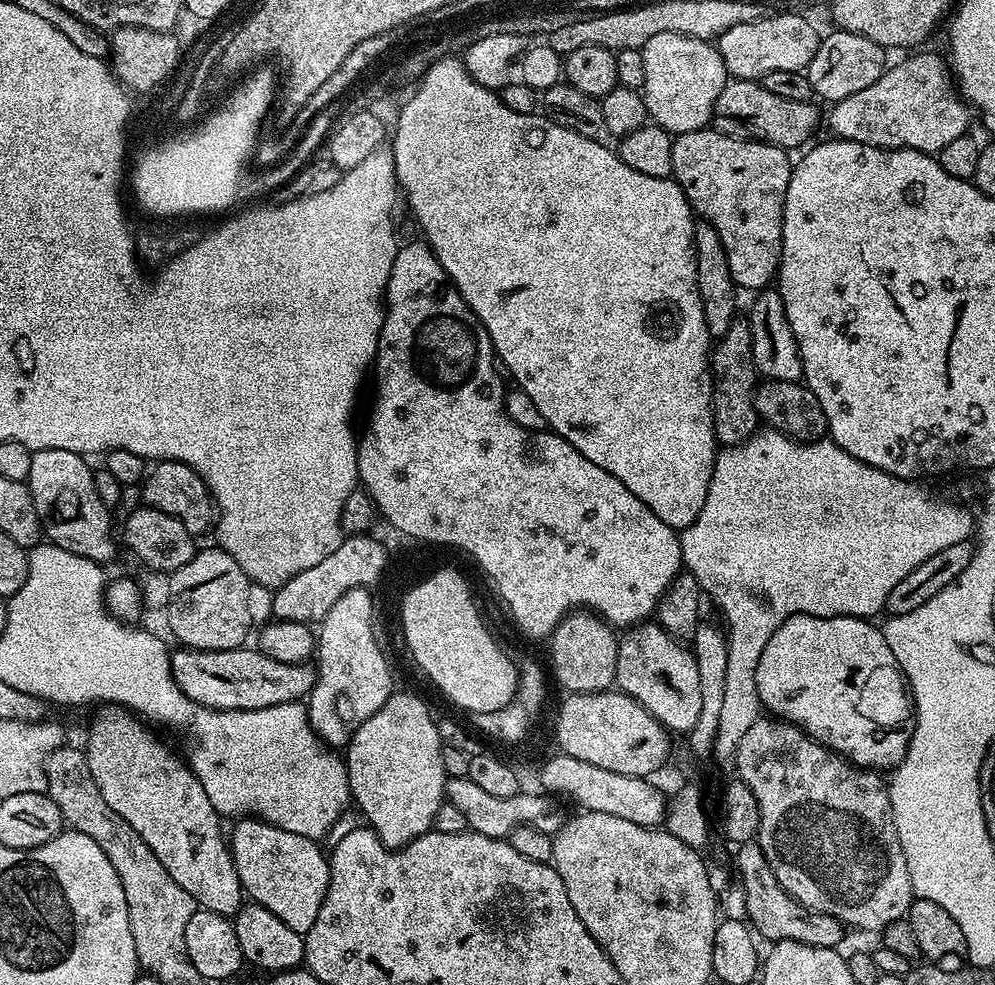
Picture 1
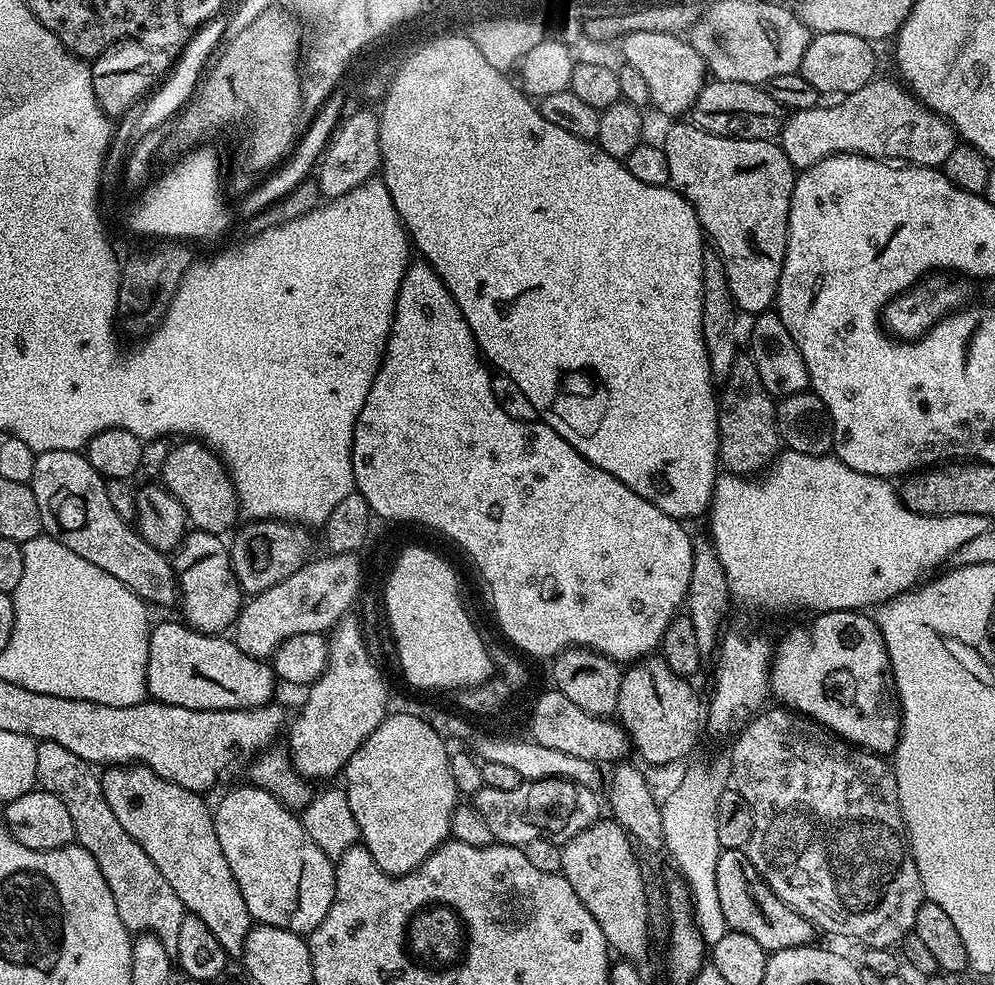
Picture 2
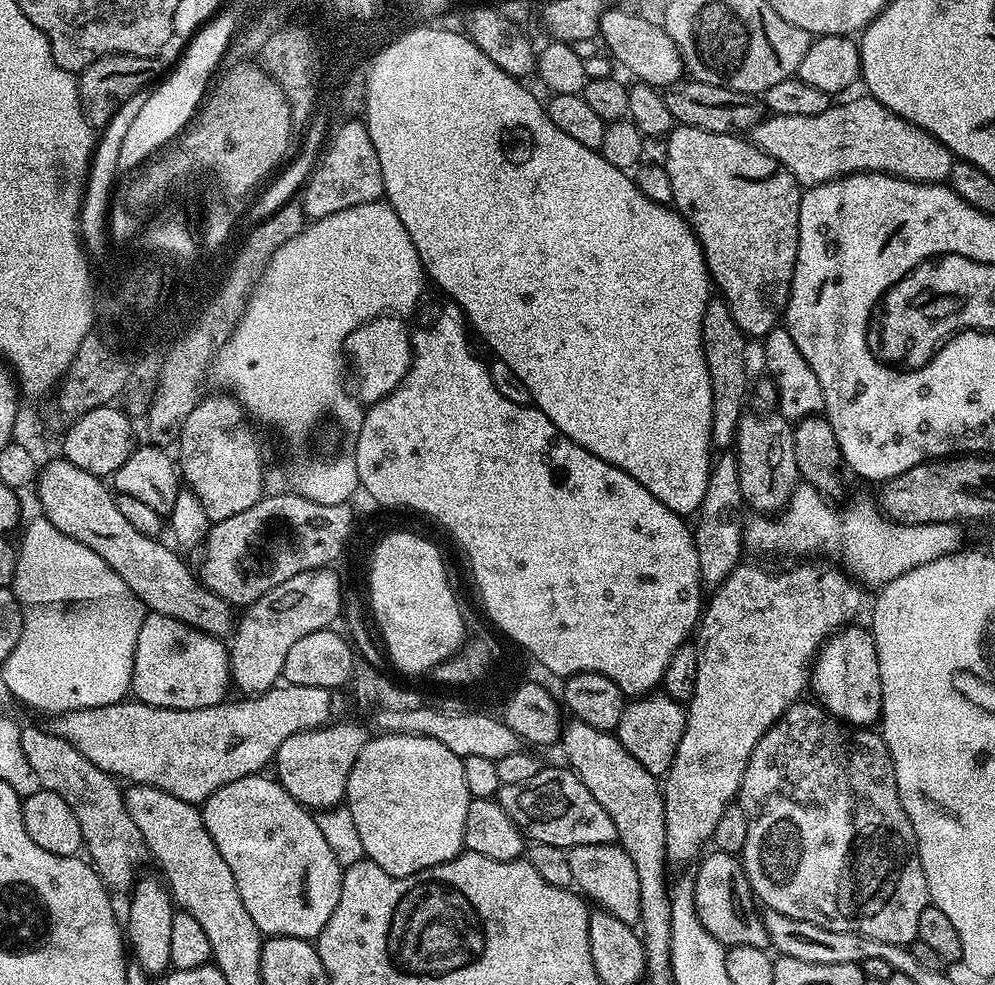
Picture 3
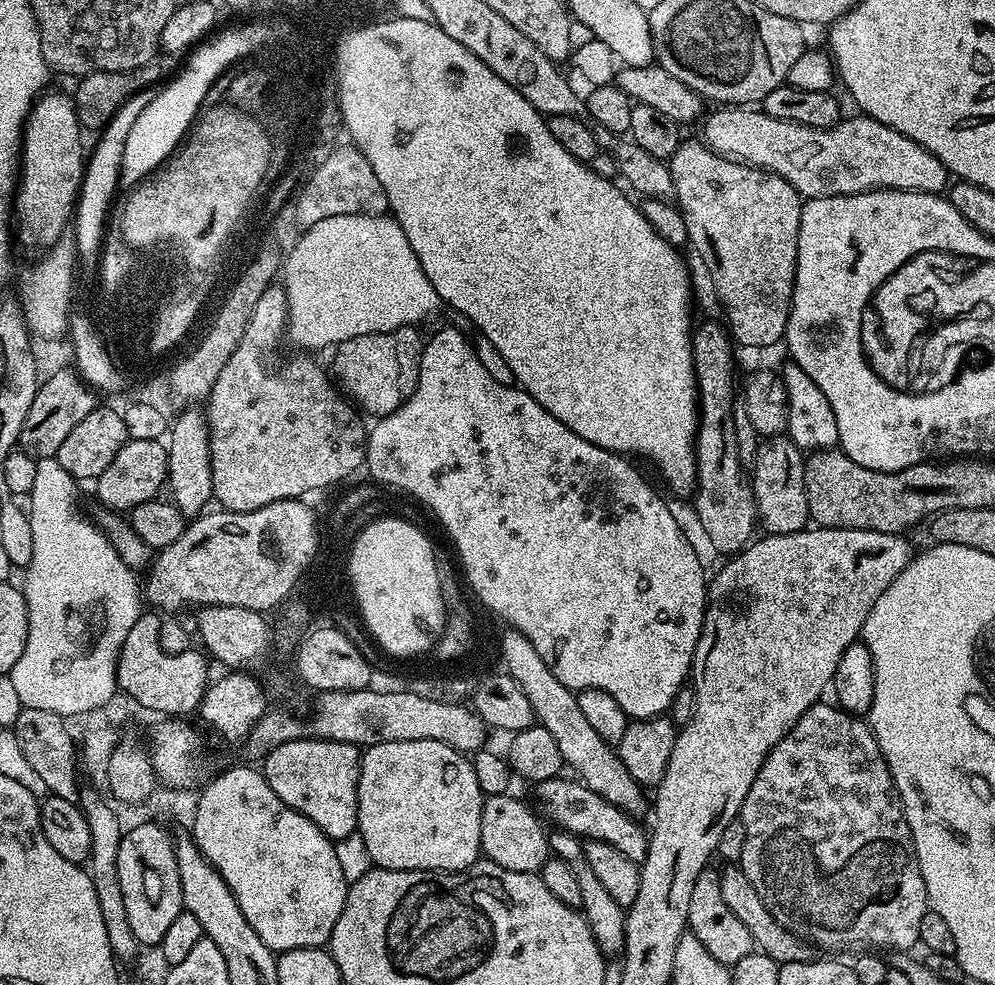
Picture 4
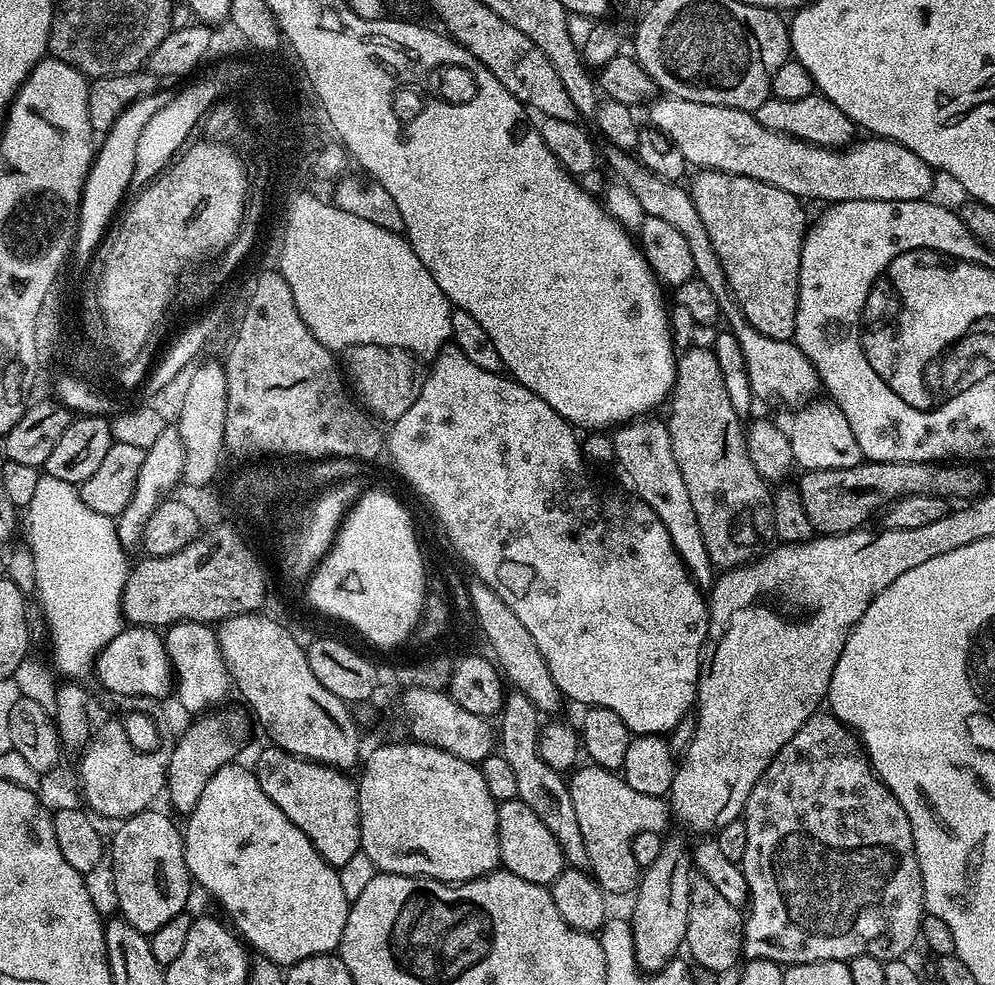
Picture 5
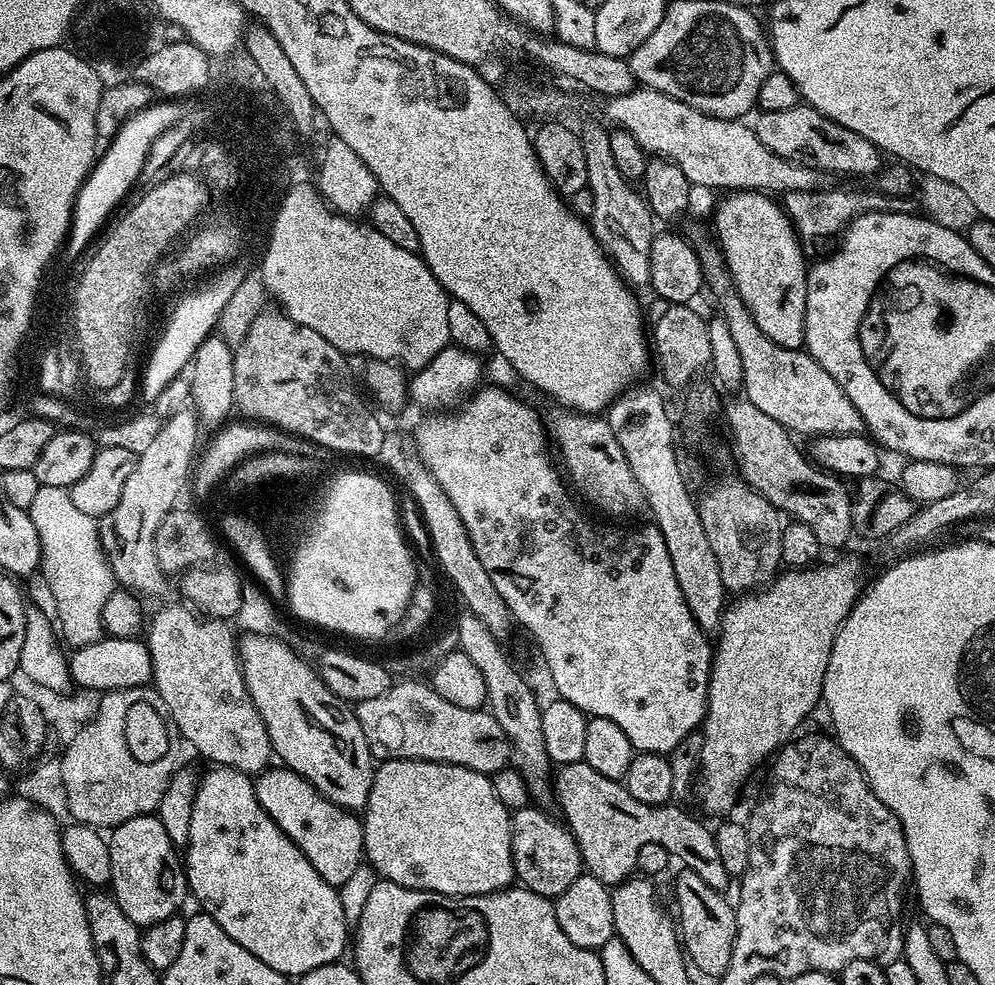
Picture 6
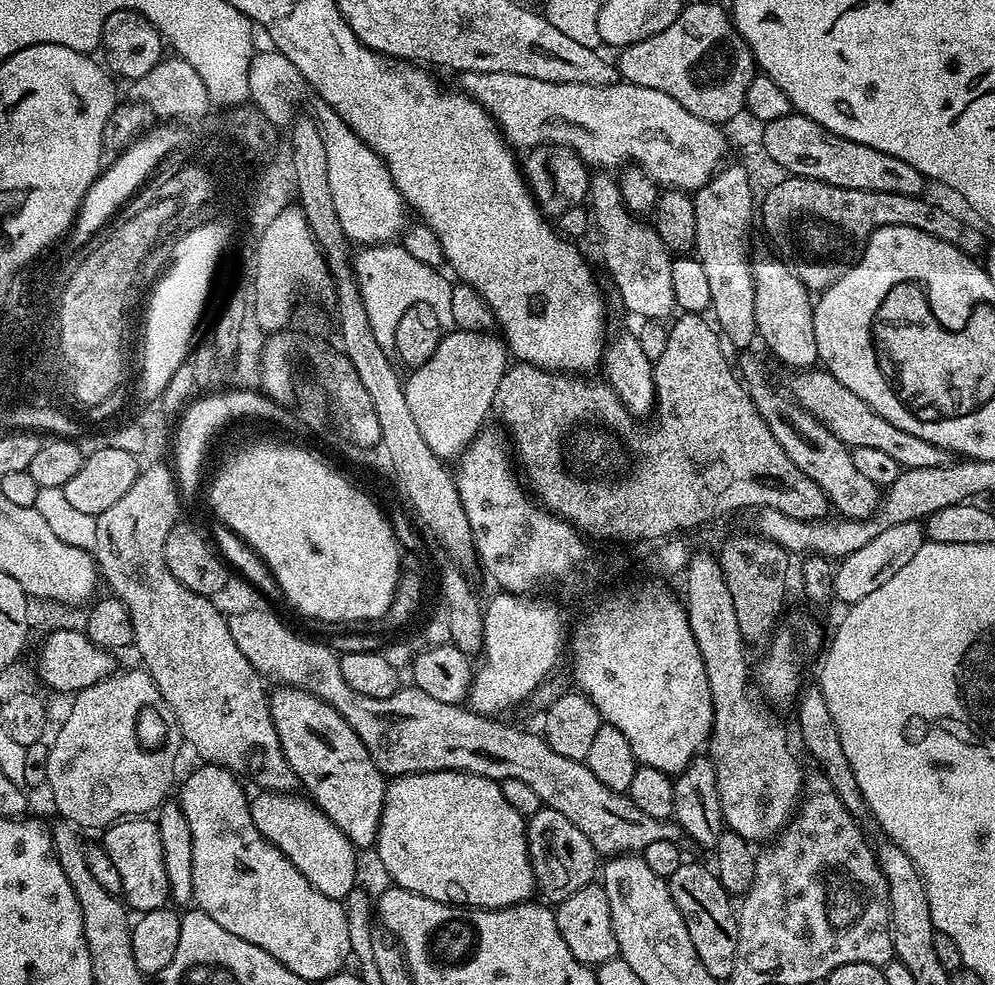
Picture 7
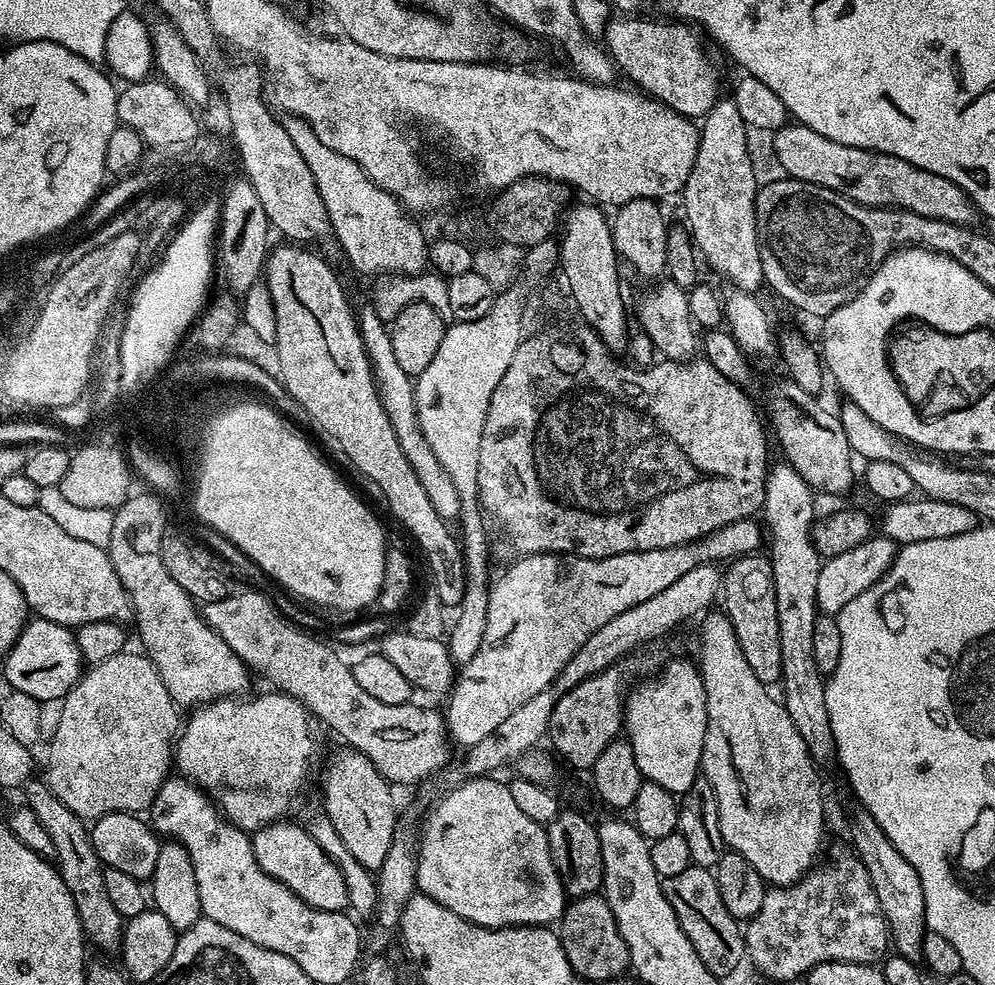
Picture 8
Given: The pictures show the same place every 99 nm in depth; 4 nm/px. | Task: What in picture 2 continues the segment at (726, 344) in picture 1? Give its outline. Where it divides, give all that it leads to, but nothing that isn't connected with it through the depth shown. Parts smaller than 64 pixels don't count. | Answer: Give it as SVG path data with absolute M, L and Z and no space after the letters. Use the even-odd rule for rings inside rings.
M737 355L730 374L723 381L724 389L718 392L718 434L720 435L720 459L729 473L734 476L755 477L763 473L776 459L782 441L776 429L776 400L762 386L758 370L751 355Z

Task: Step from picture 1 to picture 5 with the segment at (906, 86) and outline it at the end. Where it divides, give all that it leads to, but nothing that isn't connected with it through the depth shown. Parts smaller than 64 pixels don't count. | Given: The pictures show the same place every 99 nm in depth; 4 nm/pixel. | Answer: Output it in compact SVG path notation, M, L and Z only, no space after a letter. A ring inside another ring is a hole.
M660 99L647 109L651 127L660 131L693 169L754 178L778 186L778 190L786 190L786 194L794 194L804 202L910 202L933 195L933 168L893 140L864 138L868 140L861 144L853 142L846 148L818 148L793 136L766 130L750 112L730 106L710 106L706 102Z

